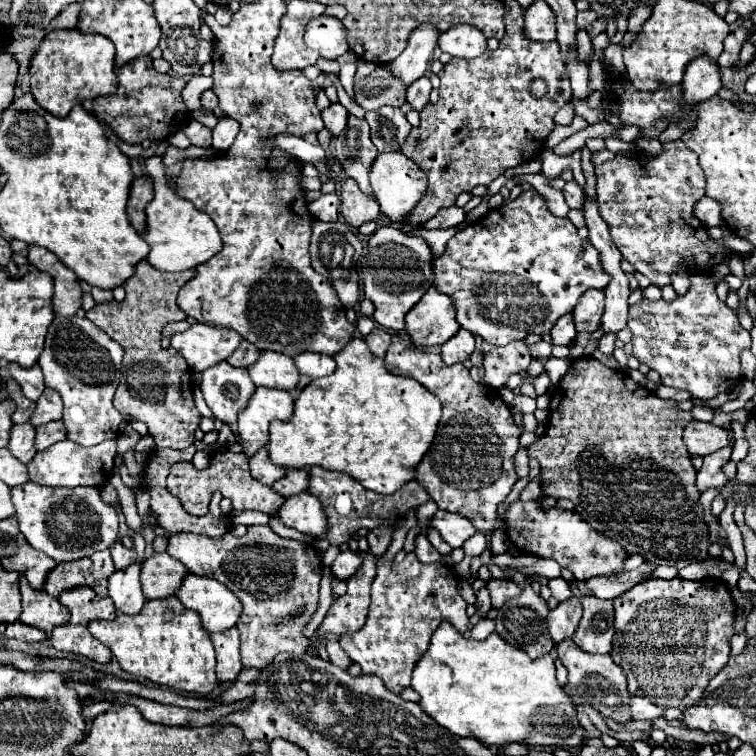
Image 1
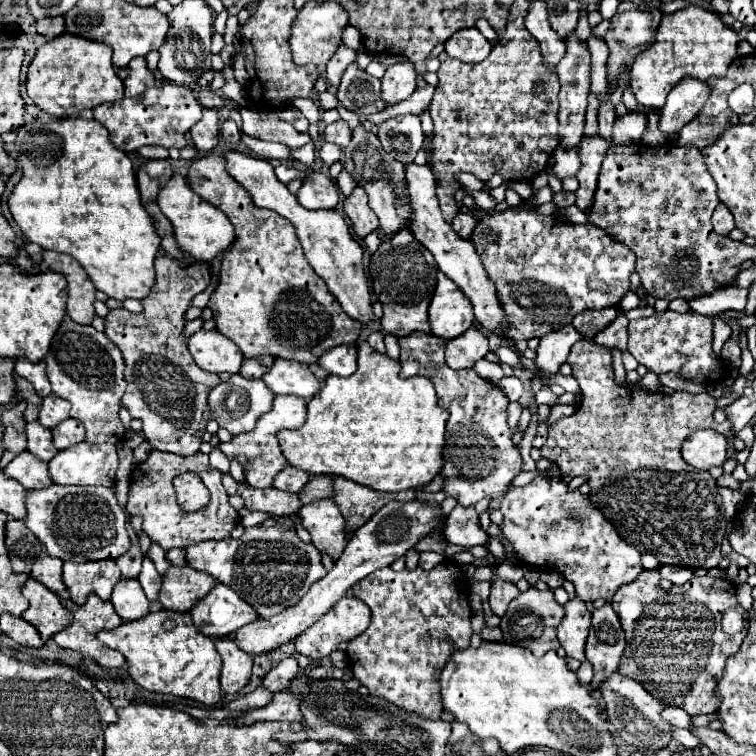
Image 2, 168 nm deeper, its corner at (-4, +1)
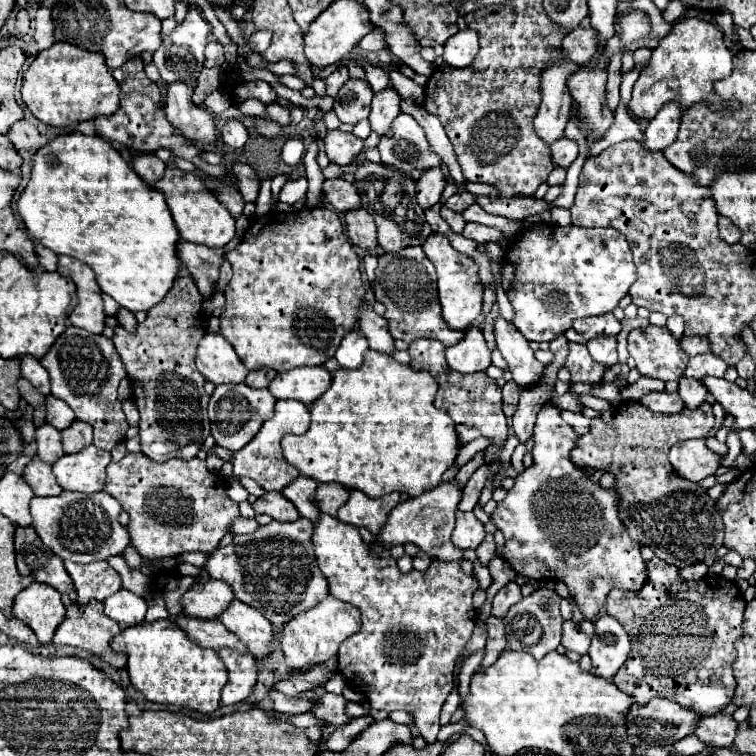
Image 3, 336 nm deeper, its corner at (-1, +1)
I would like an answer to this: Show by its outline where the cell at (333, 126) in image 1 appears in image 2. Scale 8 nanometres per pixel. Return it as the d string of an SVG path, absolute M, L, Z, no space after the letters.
M337 120L333 124L329 124L325 128L325 140L327 142L333 142L333 144L339 144L341 148L345 148L351 140L351 128L345 120Z

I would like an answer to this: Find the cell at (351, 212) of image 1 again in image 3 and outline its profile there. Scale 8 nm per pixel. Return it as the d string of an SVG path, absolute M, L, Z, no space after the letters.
M364 208L350 210L344 214L344 220L346 220L348 238L352 240L354 246L358 246L360 250L374 250L378 246L376 224L370 212L366 212Z

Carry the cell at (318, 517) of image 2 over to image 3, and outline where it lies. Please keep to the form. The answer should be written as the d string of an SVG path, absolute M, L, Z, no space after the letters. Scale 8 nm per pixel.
M328 514L320 516L318 526L314 528L312 544L316 550L316 560L322 574L328 580L328 590L334 598L348 602L360 610L360 630L354 632L340 646L338 652L338 672L344 676L350 688L362 692L374 710L404 710L416 720L416 728L420 730L426 744L436 742L440 730L440 710L448 694L452 692L454 680L454 664L472 636L472 628L476 622L476 610L472 606L472 594L480 588L474 574L462 572L458 562L442 562L432 560L426 572L408 572L402 574L392 558L390 550L384 554L376 554L370 544L366 544L358 532L358 528L340 522Z

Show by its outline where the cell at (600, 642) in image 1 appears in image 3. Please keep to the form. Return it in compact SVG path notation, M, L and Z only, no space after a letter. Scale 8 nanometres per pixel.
M602 614L596 622L596 634L588 650L592 658L592 672L606 680L612 680L620 666L630 654L628 634L618 620L608 614Z

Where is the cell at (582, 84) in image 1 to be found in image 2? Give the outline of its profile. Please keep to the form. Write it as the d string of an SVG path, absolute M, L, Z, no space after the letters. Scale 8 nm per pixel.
M573 146L571 150L555 150L553 154L553 172L563 180L569 176L577 176L581 166L579 158L579 146Z

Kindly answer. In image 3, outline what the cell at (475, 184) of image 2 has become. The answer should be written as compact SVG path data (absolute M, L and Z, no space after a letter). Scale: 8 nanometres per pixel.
M400 114L394 120L390 132L382 136L378 150L386 164L402 172L441 167L441 159L430 150L422 126L410 114Z

